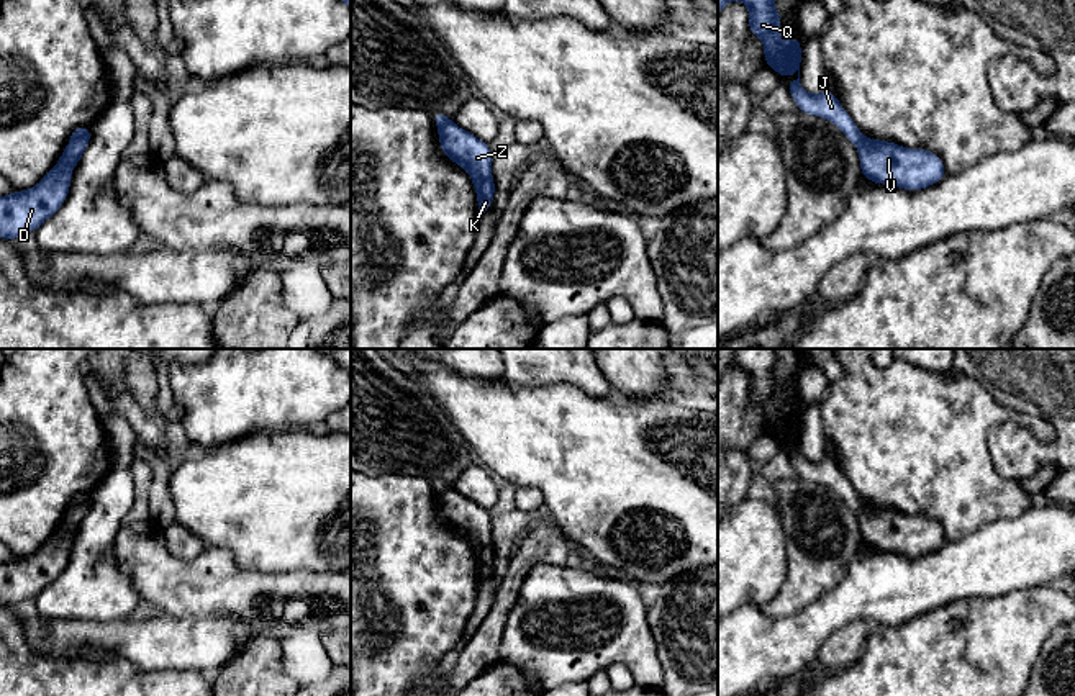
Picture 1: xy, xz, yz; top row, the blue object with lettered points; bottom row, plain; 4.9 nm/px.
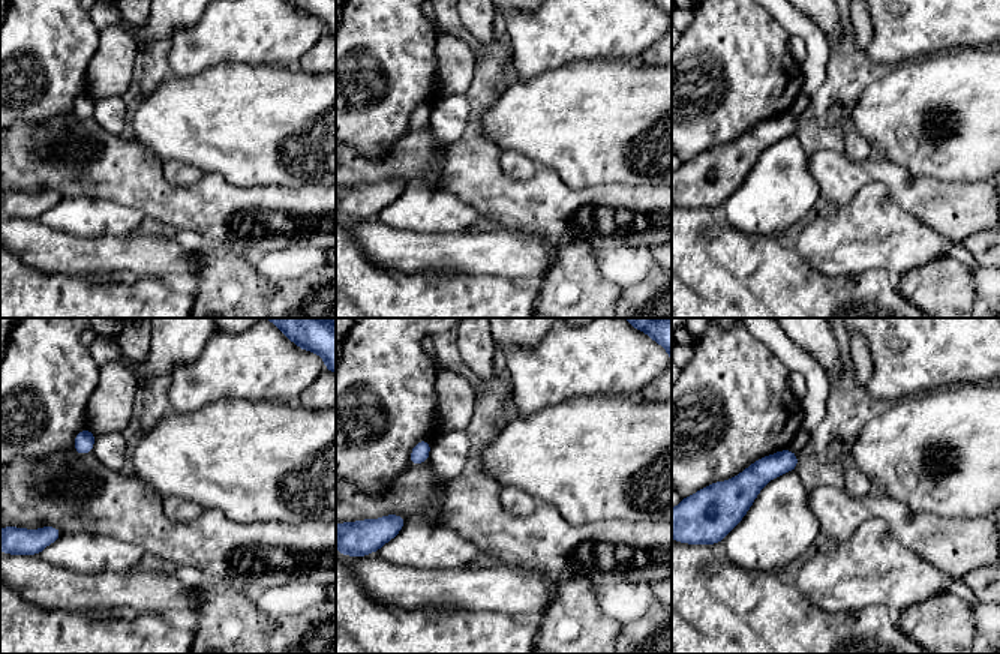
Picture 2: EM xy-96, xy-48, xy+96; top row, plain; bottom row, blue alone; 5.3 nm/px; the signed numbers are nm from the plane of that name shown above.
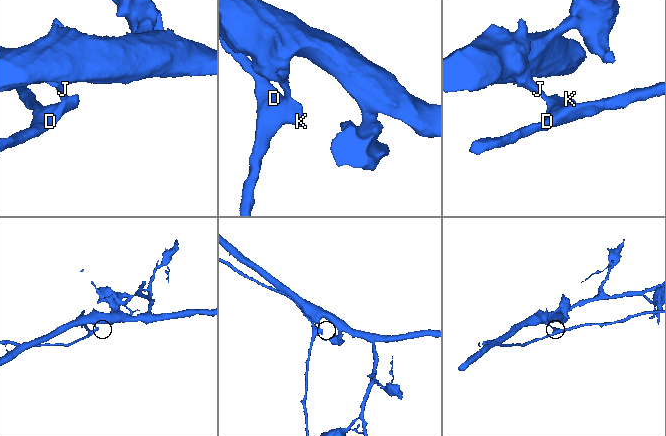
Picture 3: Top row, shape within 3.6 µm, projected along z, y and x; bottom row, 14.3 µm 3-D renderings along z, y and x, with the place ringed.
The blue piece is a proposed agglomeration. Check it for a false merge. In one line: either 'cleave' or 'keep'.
cleave

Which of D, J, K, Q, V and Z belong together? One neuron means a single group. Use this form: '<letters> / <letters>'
D K V Z / J Q

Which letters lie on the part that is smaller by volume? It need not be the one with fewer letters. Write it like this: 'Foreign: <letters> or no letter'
Foreign: D, K, V, Z

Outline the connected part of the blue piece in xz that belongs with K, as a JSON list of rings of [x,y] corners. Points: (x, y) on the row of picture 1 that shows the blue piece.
[[[452,121],[438,126],[438,134],[444,156],[469,172],[477,192],[479,215],[483,215],[495,195],[488,144]]]

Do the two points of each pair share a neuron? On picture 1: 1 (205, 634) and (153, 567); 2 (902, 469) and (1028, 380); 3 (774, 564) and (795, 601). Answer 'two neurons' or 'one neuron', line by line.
1: two neurons
2: two neurons
3: two neurons

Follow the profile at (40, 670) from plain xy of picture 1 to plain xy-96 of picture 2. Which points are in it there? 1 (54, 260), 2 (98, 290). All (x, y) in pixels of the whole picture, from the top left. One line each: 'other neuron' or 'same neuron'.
1: other neuron
2: same neuron

